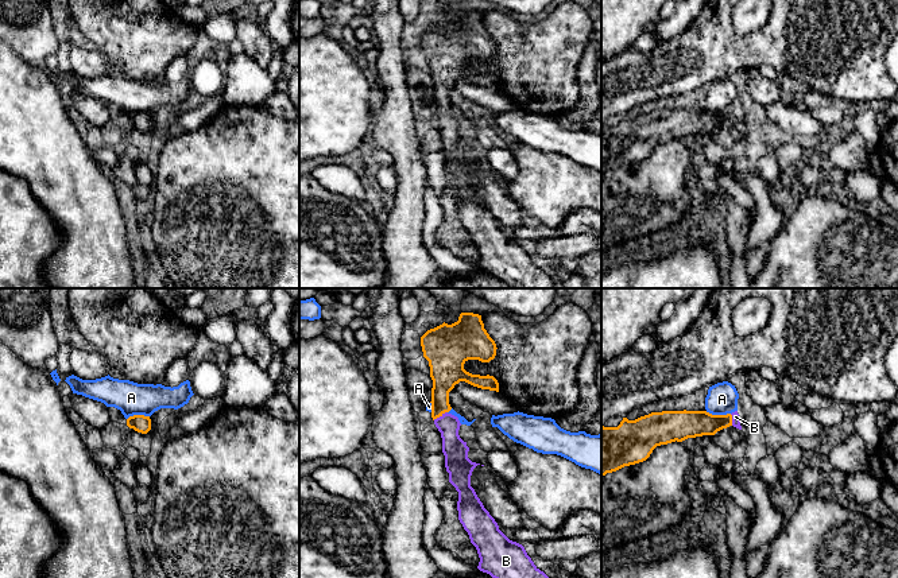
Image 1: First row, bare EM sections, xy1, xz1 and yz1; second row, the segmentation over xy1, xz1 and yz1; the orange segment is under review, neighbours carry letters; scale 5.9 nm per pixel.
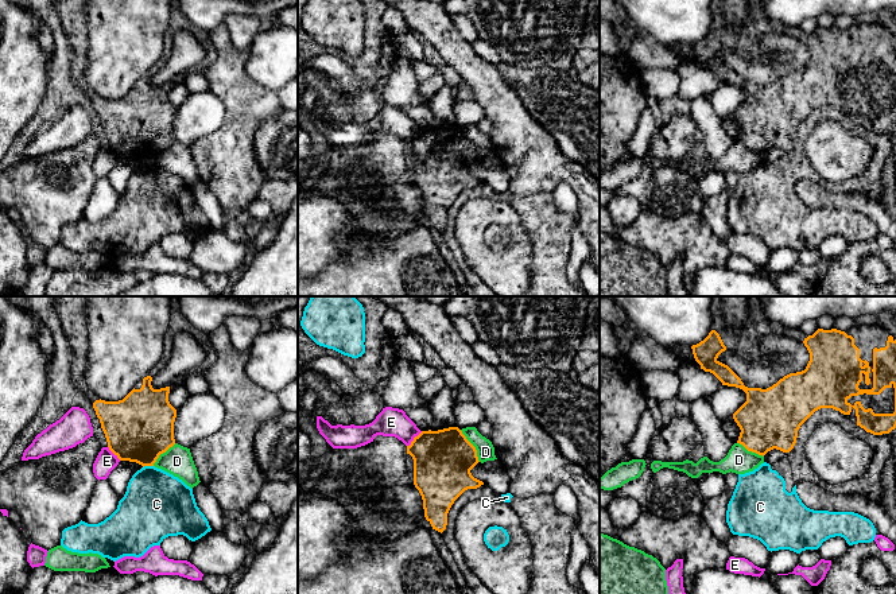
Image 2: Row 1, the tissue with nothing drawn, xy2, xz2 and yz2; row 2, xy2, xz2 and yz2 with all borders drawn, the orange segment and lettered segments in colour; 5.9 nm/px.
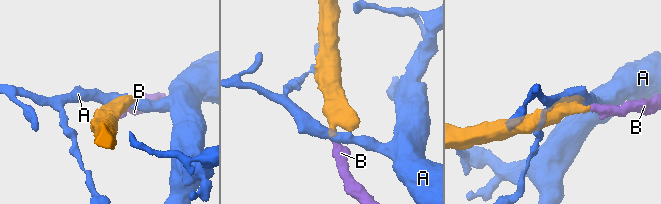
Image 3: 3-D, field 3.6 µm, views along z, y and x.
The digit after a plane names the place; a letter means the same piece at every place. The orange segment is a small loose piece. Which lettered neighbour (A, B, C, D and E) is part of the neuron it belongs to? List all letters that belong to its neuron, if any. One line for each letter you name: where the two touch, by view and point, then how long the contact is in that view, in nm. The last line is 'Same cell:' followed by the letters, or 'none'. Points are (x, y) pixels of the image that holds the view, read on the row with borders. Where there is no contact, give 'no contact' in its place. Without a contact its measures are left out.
B: xz1 (440, 415) | 100 nm
Same cell: B

